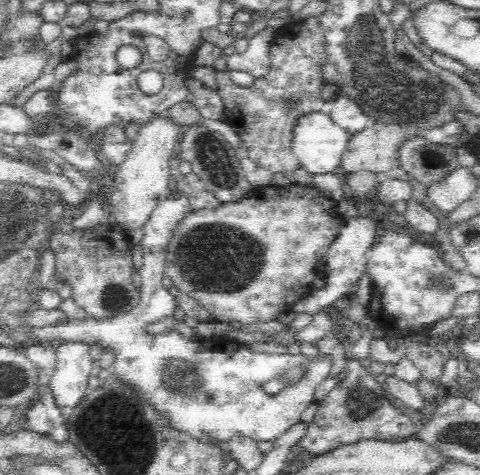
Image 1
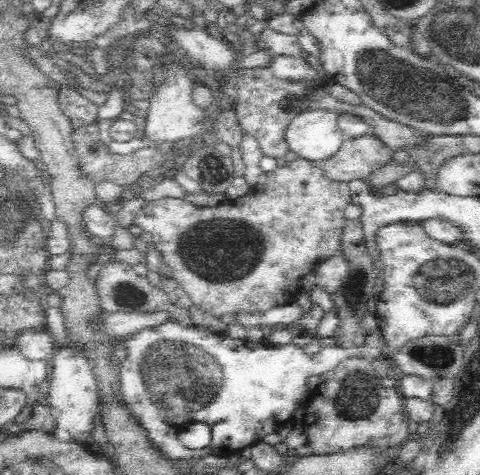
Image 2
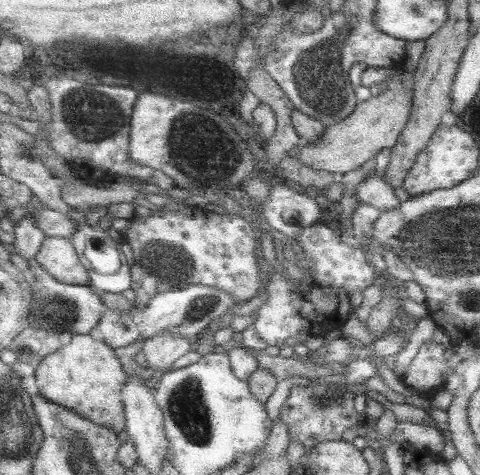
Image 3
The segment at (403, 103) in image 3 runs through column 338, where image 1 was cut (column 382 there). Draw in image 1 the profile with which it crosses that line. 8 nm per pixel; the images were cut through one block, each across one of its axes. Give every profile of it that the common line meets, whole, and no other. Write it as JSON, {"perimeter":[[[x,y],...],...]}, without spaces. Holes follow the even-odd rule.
{"perimeter":[[[376,122],[376,126],[372,128],[364,128],[362,132],[354,134],[346,152],[342,154],[342,162],[338,168],[338,174],[342,176],[350,176],[350,174],[358,174],[358,172],[374,172],[378,176],[384,176],[386,180],[412,180],[400,166],[400,158],[398,158],[398,148],[402,146],[402,142],[406,142],[410,136],[414,136],[416,132],[402,128],[402,126],[392,126],[392,124],[382,124]]]}

